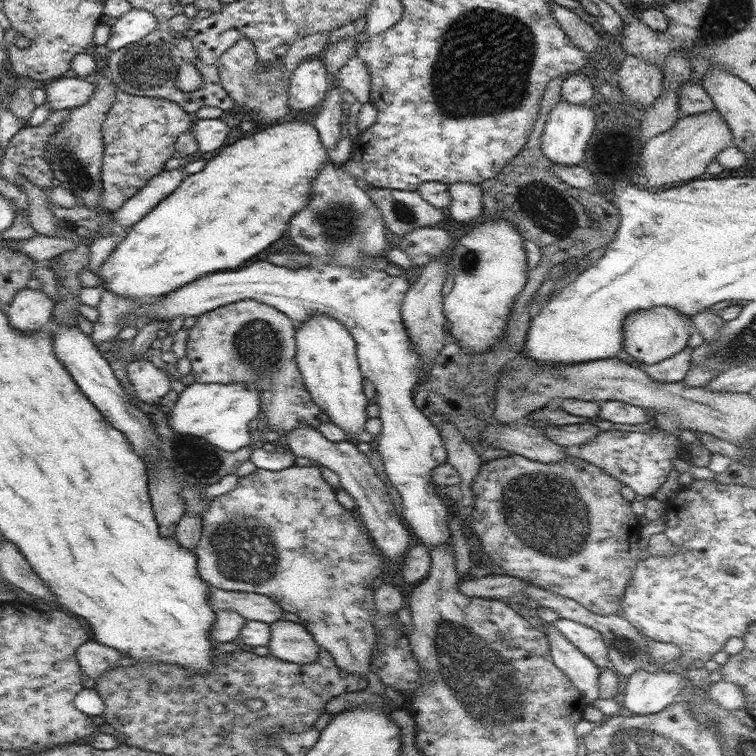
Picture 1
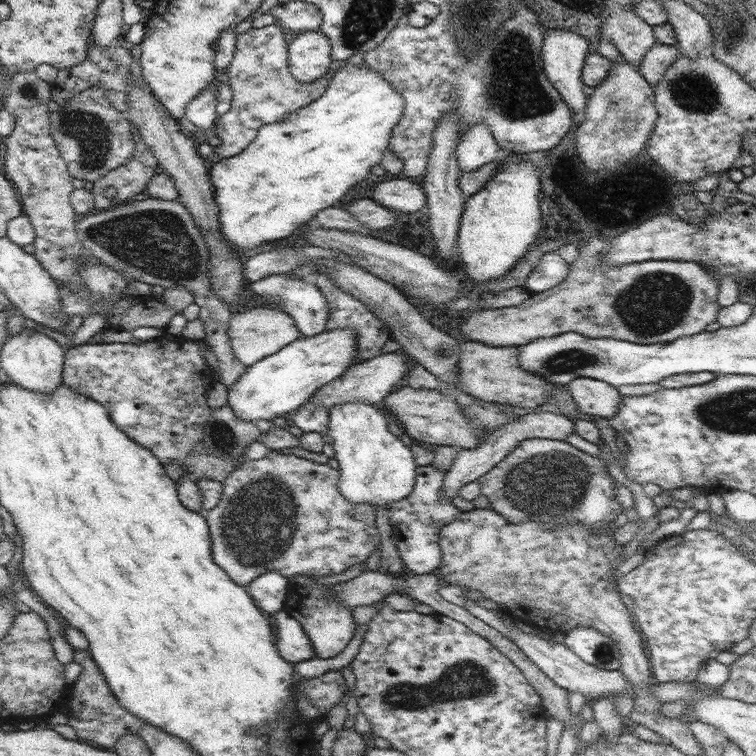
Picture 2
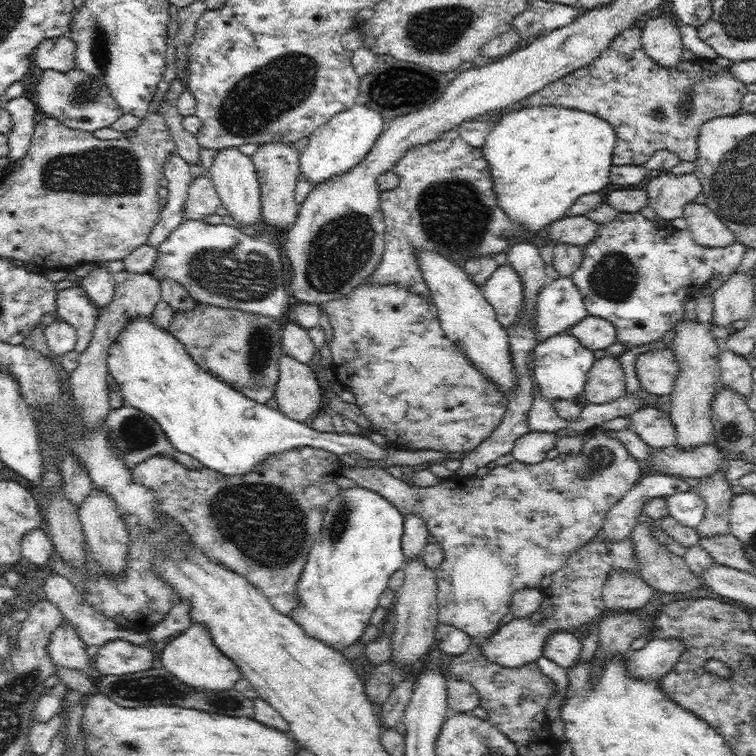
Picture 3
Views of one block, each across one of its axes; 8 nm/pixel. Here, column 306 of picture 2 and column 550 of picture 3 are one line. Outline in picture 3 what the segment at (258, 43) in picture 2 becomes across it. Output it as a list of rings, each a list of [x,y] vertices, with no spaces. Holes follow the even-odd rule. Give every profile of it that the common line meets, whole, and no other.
[[[632,24],[630,28],[620,32],[596,60],[548,84],[543,90],[520,101],[520,104],[523,108],[564,106],[606,120],[616,130],[618,136],[612,160],[614,166],[643,166],[654,152],[661,149],[678,155],[680,162],[695,162],[698,156],[698,136],[702,126],[711,119],[742,112],[741,103],[747,94],[747,85],[736,79],[732,71],[728,71],[728,67],[719,65],[713,59],[695,58],[680,61],[673,68],[662,67],[646,54],[641,34],[642,29]]]

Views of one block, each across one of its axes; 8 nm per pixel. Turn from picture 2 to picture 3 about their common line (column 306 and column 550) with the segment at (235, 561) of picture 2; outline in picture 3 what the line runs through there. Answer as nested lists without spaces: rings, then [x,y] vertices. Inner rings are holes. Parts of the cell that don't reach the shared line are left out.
[[[597,433],[593,437],[586,438],[586,444],[582,446],[582,450],[578,454],[558,454],[555,459],[544,459],[536,464],[526,464],[516,460],[510,460],[506,464],[491,465],[488,473],[481,479],[475,475],[464,477],[457,472],[454,476],[442,479],[438,484],[429,487],[416,487],[410,483],[402,481],[402,478],[395,478],[392,474],[386,472],[382,467],[357,468],[356,465],[343,467],[341,474],[354,480],[358,486],[370,489],[382,497],[386,497],[392,505],[402,513],[402,516],[416,514],[426,521],[428,532],[436,539],[436,543],[442,547],[444,551],[444,560],[441,567],[437,567],[435,574],[437,577],[437,600],[438,600],[438,620],[440,623],[450,624],[463,632],[466,632],[471,638],[480,637],[488,639],[494,635],[500,628],[500,620],[502,617],[510,613],[511,597],[524,588],[540,588],[542,579],[545,576],[552,576],[558,569],[562,569],[566,565],[566,561],[570,555],[581,546],[588,544],[594,536],[598,536],[598,532],[604,526],[604,516],[609,510],[637,484],[641,479],[642,469],[638,466],[636,459],[628,453],[626,446],[617,437],[612,438],[605,433]]]

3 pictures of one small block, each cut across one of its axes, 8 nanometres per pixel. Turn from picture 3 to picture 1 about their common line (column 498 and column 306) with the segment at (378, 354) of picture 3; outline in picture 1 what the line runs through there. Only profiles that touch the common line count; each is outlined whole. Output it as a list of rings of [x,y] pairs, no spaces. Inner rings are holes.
[[[244,299],[232,302],[200,314],[198,321],[189,328],[186,355],[191,362],[191,374],[199,383],[248,383],[261,392],[261,412],[266,412],[267,418],[258,425],[266,430],[277,430],[281,434],[294,430],[300,425],[310,425],[318,429],[322,422],[330,421],[322,409],[312,400],[305,387],[300,370],[297,368],[295,354],[297,344],[295,339],[296,324],[277,308],[258,302],[254,299]]]

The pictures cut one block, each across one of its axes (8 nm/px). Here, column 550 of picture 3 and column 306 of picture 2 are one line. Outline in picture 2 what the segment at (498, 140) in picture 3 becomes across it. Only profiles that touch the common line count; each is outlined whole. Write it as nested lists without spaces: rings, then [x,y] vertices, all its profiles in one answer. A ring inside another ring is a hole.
[[[347,62],[341,69],[338,69],[335,76],[331,78],[325,93],[315,102],[298,109],[291,114],[282,118],[274,124],[266,124],[257,131],[256,139],[240,154],[230,157],[230,159],[222,159],[214,164],[209,171],[212,184],[215,188],[215,201],[219,208],[220,232],[222,236],[233,245],[234,250],[243,256],[246,256],[258,249],[267,248],[275,243],[282,241],[290,241],[294,234],[308,224],[311,218],[314,218],[321,210],[332,207],[350,188],[354,188],[360,180],[364,180],[370,169],[378,165],[382,160],[382,155],[388,153],[388,144],[390,144],[394,127],[398,125],[404,113],[404,98],[396,92],[390,81],[378,70],[370,65],[360,63],[358,66]]]

